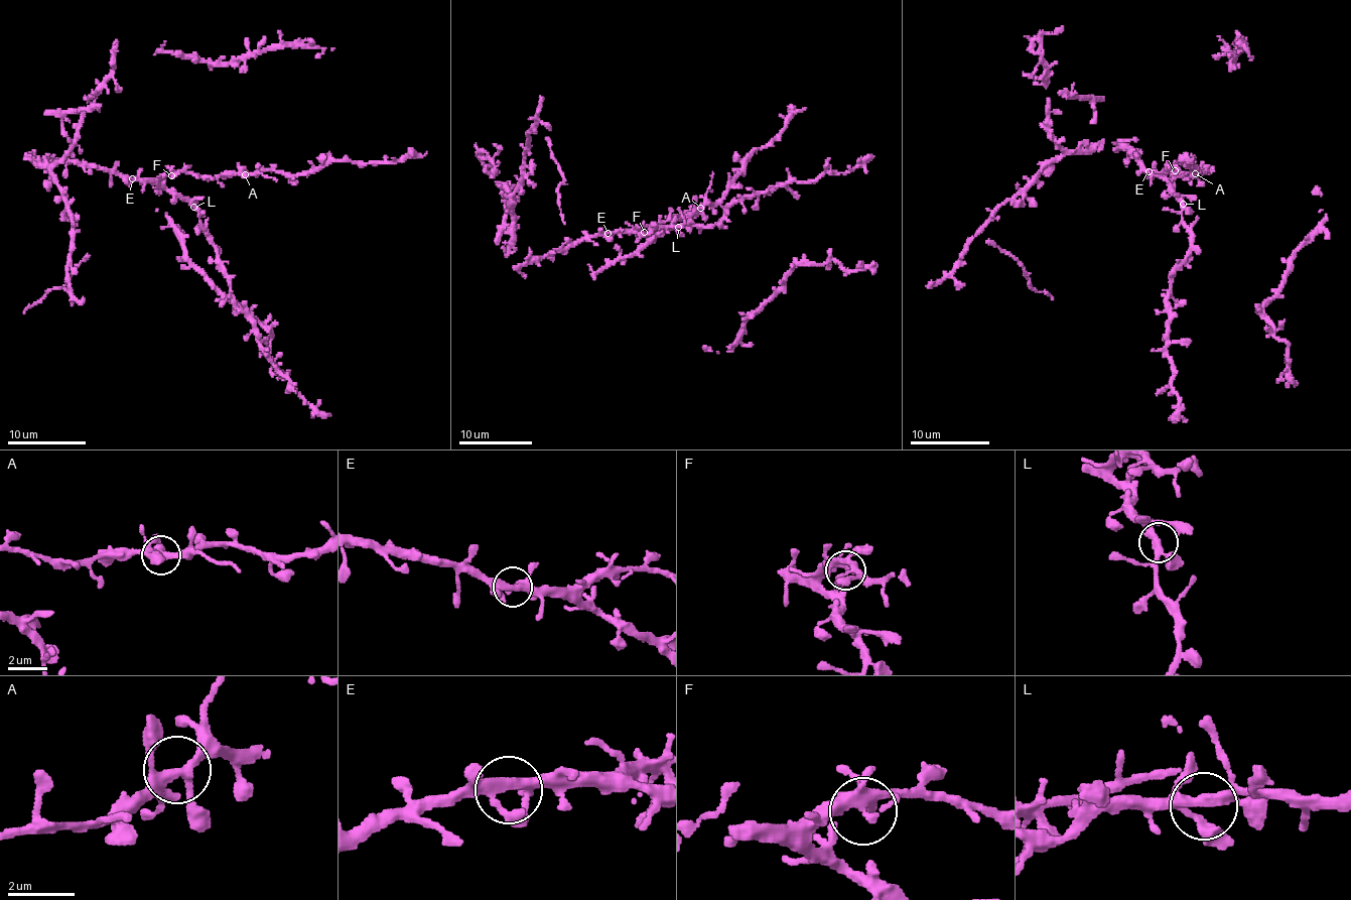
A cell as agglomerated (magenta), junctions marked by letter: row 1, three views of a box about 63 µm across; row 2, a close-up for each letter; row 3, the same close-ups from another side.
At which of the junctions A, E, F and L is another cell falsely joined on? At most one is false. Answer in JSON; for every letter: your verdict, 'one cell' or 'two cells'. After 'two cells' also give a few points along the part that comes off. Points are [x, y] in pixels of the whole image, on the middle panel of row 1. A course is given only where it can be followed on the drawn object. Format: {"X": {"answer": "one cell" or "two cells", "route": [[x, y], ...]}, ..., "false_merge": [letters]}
{"A": {"answer": "one cell"}, "E": {"answer": "one cell"}, "F": {"answer": "one cell"}, "L": {"answer": "one cell"}, "false_merge": []}

